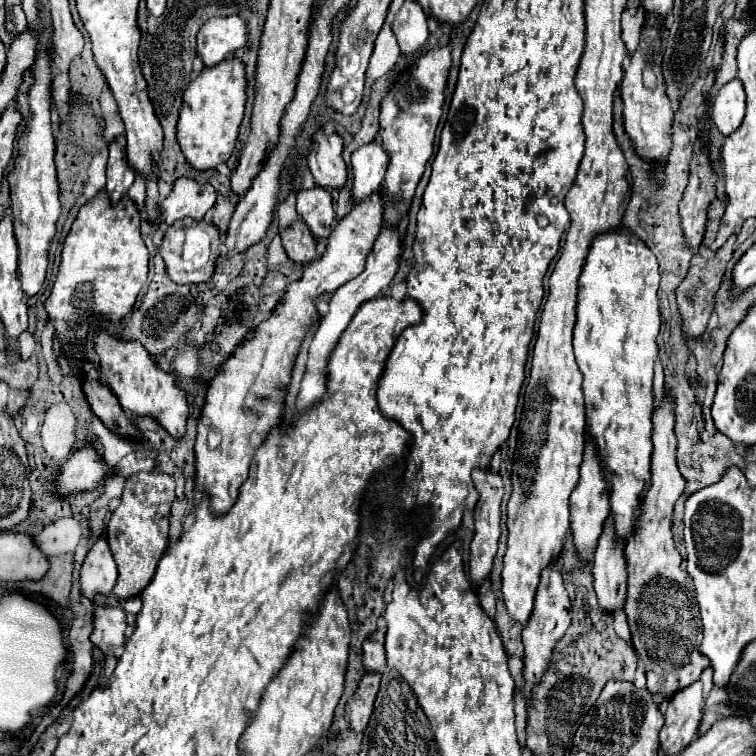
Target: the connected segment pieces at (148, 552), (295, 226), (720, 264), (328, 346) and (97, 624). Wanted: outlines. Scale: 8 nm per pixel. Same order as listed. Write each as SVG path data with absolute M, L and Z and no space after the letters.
M133 479L125 483L121 505L115 509L107 525L107 541L119 569L119 579L113 587L113 595L117 599L137 597L155 575L155 567L167 549L169 511L171 503L175 501L173 489L175 489L173 479L171 479L171 491L157 491L153 487L147 489L141 483L135 483Z
M297 219L291 223L291 227L287 229L279 229L279 237L283 241L283 247L285 247L285 253L291 261L295 263L311 263L313 259L319 257L317 253L317 241L313 239L309 227Z
M715 199L709 207L709 219L707 219L707 231L705 231L705 237L703 237L703 243L701 247L697 249L697 253L691 257L691 267L689 267L689 273L687 277L679 283L677 287L677 309L679 309L679 315L683 319L683 335L687 339L701 339L705 329L707 329L707 321L713 313L713 307L715 307L715 295L721 287L721 281L723 281L723 275L725 275L725 267L733 255L733 243L735 243L735 237L729 237L727 243L717 251L713 253L709 249L709 245L715 241L717 237L717 231L719 231L719 221L721 221L721 215L723 215L723 199Z
M383 227L377 241L373 243L373 249L371 253L367 255L367 265L365 265L365 271L361 275L357 275L355 279L351 279L349 283L341 285L335 293L333 293L333 299L329 301L329 313L321 319L321 325L311 341L311 347L309 347L309 359L307 359L307 371L303 375L303 381L301 381L301 391L297 395L297 407L295 407L295 413L303 413L305 409L309 409L313 403L317 403L321 397L323 397L323 391L325 391L325 383L327 383L327 377L325 377L325 367L327 367L327 359L329 359L329 353L333 351L333 347L337 345L341 333L347 329L349 321L353 319L353 315L357 313L357 309L361 307L363 301L369 301L369 299L375 299L383 287L387 287L391 283L391 279L395 277L397 269L399 269L399 259L401 259L401 253L403 253L403 241L401 241L401 233L399 233L399 227Z
M97 605L93 607L93 633L91 641L95 647L99 647L103 653L111 645L121 647L125 643L125 611L119 605Z

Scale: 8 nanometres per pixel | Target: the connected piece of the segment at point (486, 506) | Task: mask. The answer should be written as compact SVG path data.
M473 471L473 483L475 489L479 491L479 501L475 505L473 517L475 517L475 537L471 541L471 551L469 551L469 577L473 583L481 585L493 567L493 557L497 553L497 541L499 541L499 521L501 521L501 497L503 497L503 481L501 475L491 473L491 471Z

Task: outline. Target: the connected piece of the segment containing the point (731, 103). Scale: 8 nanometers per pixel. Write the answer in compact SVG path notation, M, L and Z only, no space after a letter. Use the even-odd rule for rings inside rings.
M731 79L723 85L713 101L711 119L721 135L733 133L745 117L745 91L739 79Z

